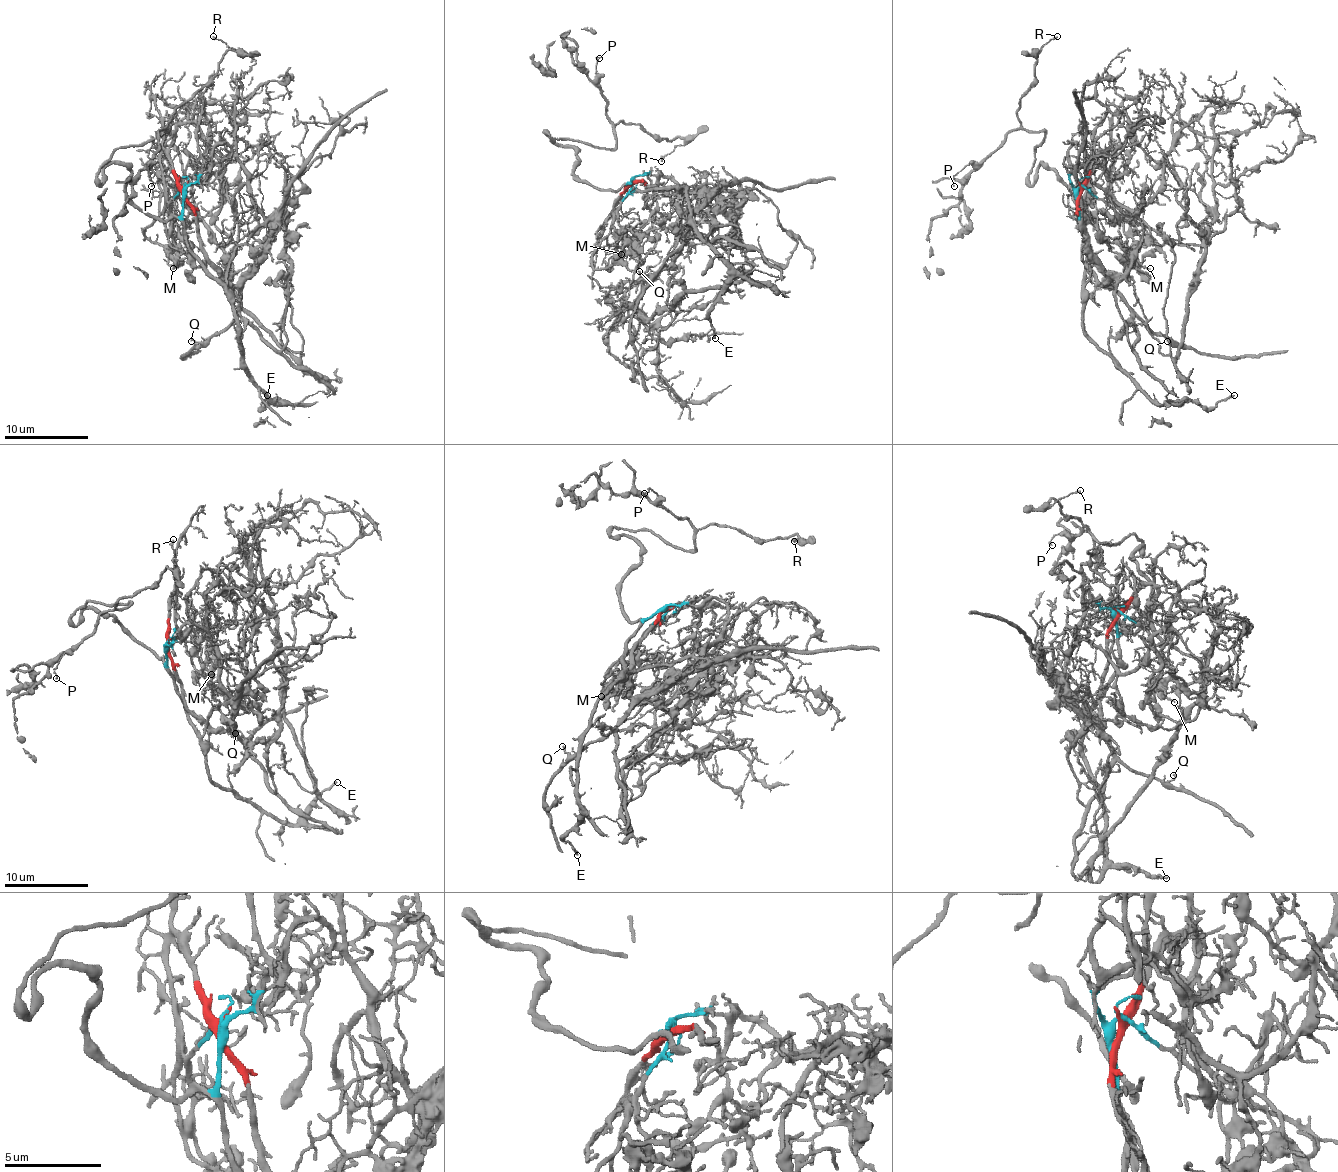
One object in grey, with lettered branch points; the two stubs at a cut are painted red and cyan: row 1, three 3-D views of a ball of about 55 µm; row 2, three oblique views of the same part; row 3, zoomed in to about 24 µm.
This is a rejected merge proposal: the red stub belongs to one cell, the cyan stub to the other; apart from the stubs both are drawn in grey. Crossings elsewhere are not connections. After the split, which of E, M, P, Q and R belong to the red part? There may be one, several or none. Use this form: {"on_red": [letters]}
{"on_red": ["Q"]}

